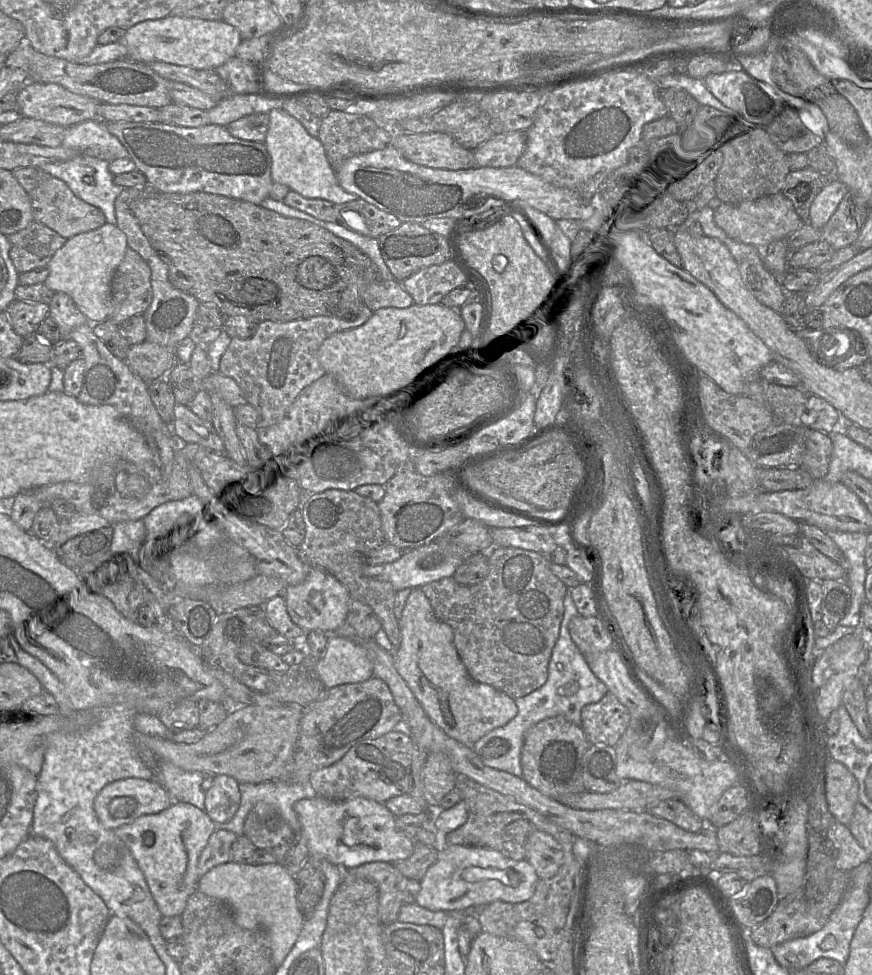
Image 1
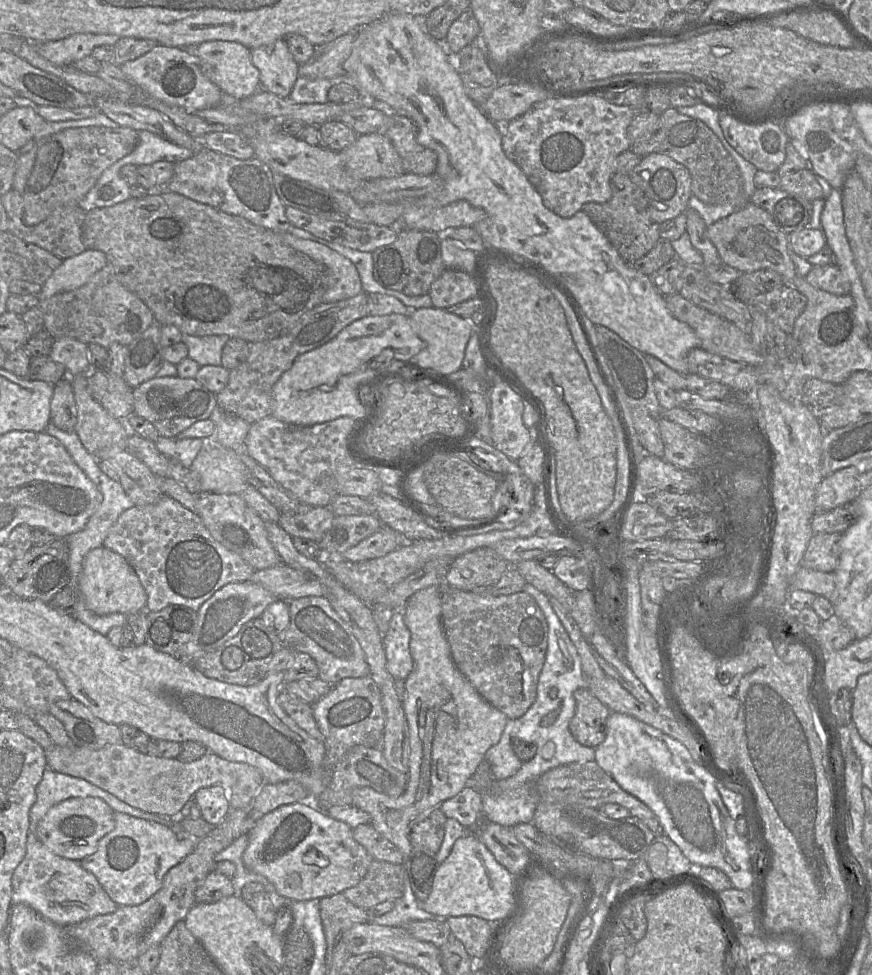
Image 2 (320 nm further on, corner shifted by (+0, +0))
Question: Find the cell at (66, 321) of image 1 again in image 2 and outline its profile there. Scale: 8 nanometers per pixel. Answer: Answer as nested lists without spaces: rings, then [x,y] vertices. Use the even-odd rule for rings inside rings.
[[[74,338],[55,339],[49,357],[65,367],[69,378],[91,371],[87,344]]]

